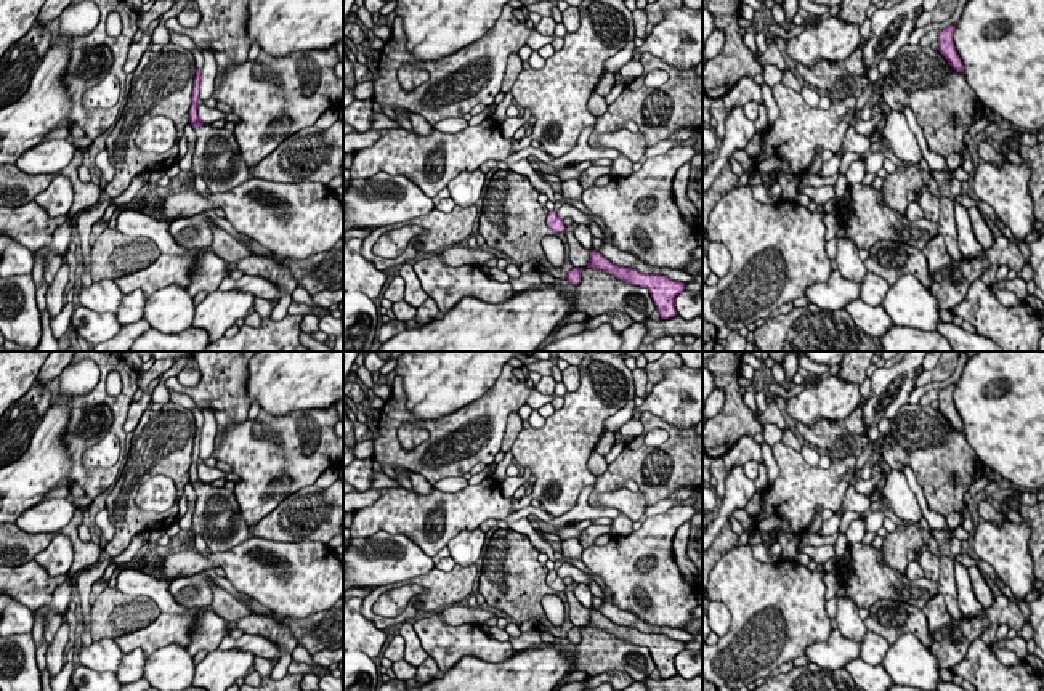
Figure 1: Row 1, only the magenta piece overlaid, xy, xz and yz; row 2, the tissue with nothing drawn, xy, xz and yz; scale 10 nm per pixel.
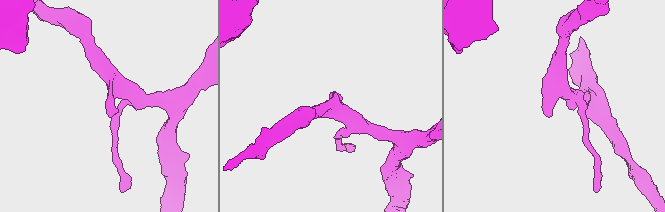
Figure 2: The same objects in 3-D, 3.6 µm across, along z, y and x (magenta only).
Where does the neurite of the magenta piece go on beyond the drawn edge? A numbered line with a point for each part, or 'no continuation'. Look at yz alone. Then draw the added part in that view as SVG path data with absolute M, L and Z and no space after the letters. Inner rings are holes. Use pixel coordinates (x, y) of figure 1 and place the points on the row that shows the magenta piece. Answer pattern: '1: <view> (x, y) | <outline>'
no continuation

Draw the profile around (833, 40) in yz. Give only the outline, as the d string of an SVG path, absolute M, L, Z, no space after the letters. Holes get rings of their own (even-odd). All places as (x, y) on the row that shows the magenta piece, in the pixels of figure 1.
M836 16L824 21L816 18L803 19L803 32L786 40L786 53L807 67L815 67L818 59L847 59L860 45L860 26L840 22Z

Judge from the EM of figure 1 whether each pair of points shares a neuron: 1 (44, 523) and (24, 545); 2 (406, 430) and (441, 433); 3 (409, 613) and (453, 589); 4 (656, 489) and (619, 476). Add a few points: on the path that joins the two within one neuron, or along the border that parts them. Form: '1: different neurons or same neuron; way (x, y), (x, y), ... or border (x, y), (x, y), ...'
1: different neurons; border (16, 525), (26, 531), (56, 533)
2: different neurons; border (430, 433), (411, 448), (404, 448), (396, 438)
3: same neuron; way (420, 605), (427, 603), (441, 589)
4: same neuron; way (647, 486), (634, 475), (629, 475)

